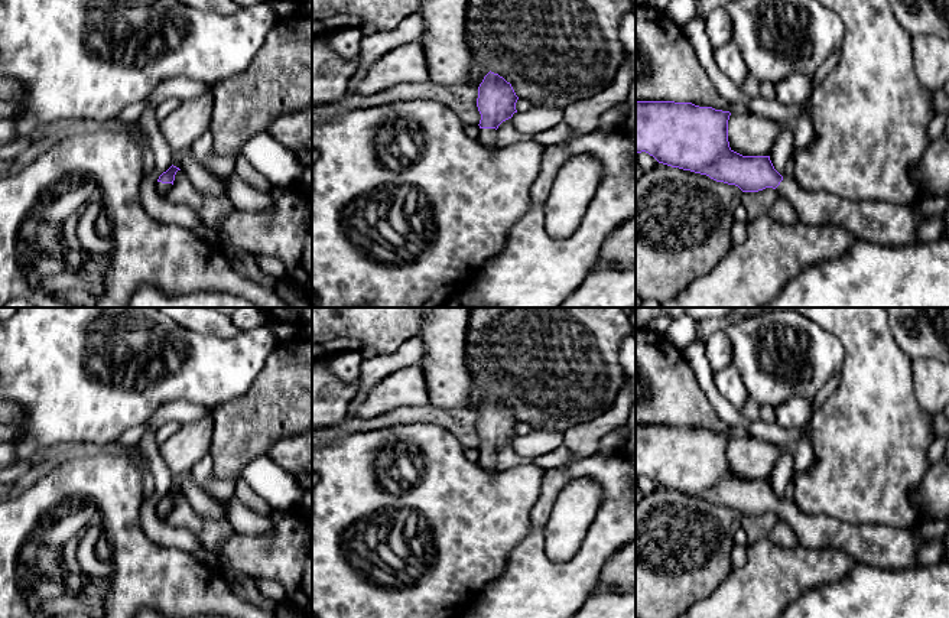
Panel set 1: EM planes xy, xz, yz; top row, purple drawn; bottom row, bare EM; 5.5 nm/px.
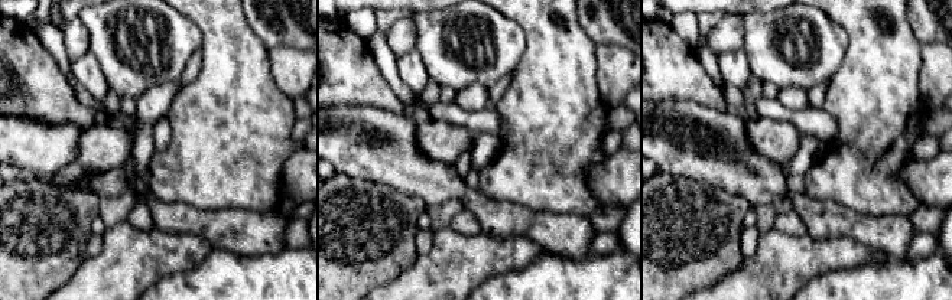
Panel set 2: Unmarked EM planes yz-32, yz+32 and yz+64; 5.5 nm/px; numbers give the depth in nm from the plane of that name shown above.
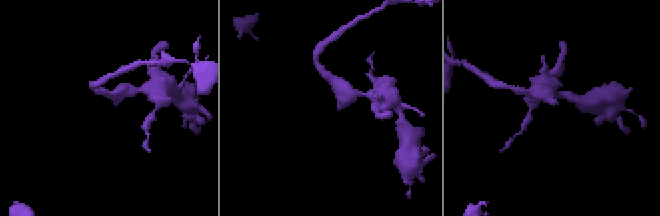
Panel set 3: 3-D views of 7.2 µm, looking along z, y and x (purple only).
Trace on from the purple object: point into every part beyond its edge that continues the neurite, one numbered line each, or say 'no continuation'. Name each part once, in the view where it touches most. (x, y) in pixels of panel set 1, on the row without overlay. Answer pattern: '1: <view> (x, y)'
1: xz (487, 461)

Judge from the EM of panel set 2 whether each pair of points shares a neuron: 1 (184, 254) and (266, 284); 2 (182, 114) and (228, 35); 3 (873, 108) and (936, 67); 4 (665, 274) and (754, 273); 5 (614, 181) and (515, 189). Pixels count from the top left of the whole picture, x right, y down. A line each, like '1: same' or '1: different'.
1: different
2: same
3: different
4: different
5: different

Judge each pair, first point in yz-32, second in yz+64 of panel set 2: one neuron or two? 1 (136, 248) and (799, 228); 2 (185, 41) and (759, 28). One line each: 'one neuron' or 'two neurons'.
1: two neurons
2: one neuron

